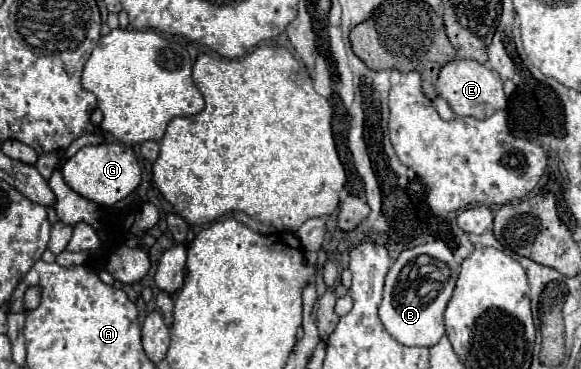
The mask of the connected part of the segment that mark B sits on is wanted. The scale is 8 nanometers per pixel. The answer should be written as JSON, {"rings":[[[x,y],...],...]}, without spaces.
{"rings":[[[442,240],[402,250],[394,266],[388,270],[384,300],[380,304],[380,320],[388,334],[404,346],[434,346],[444,336],[442,316],[452,298],[458,272],[460,264]]]}

